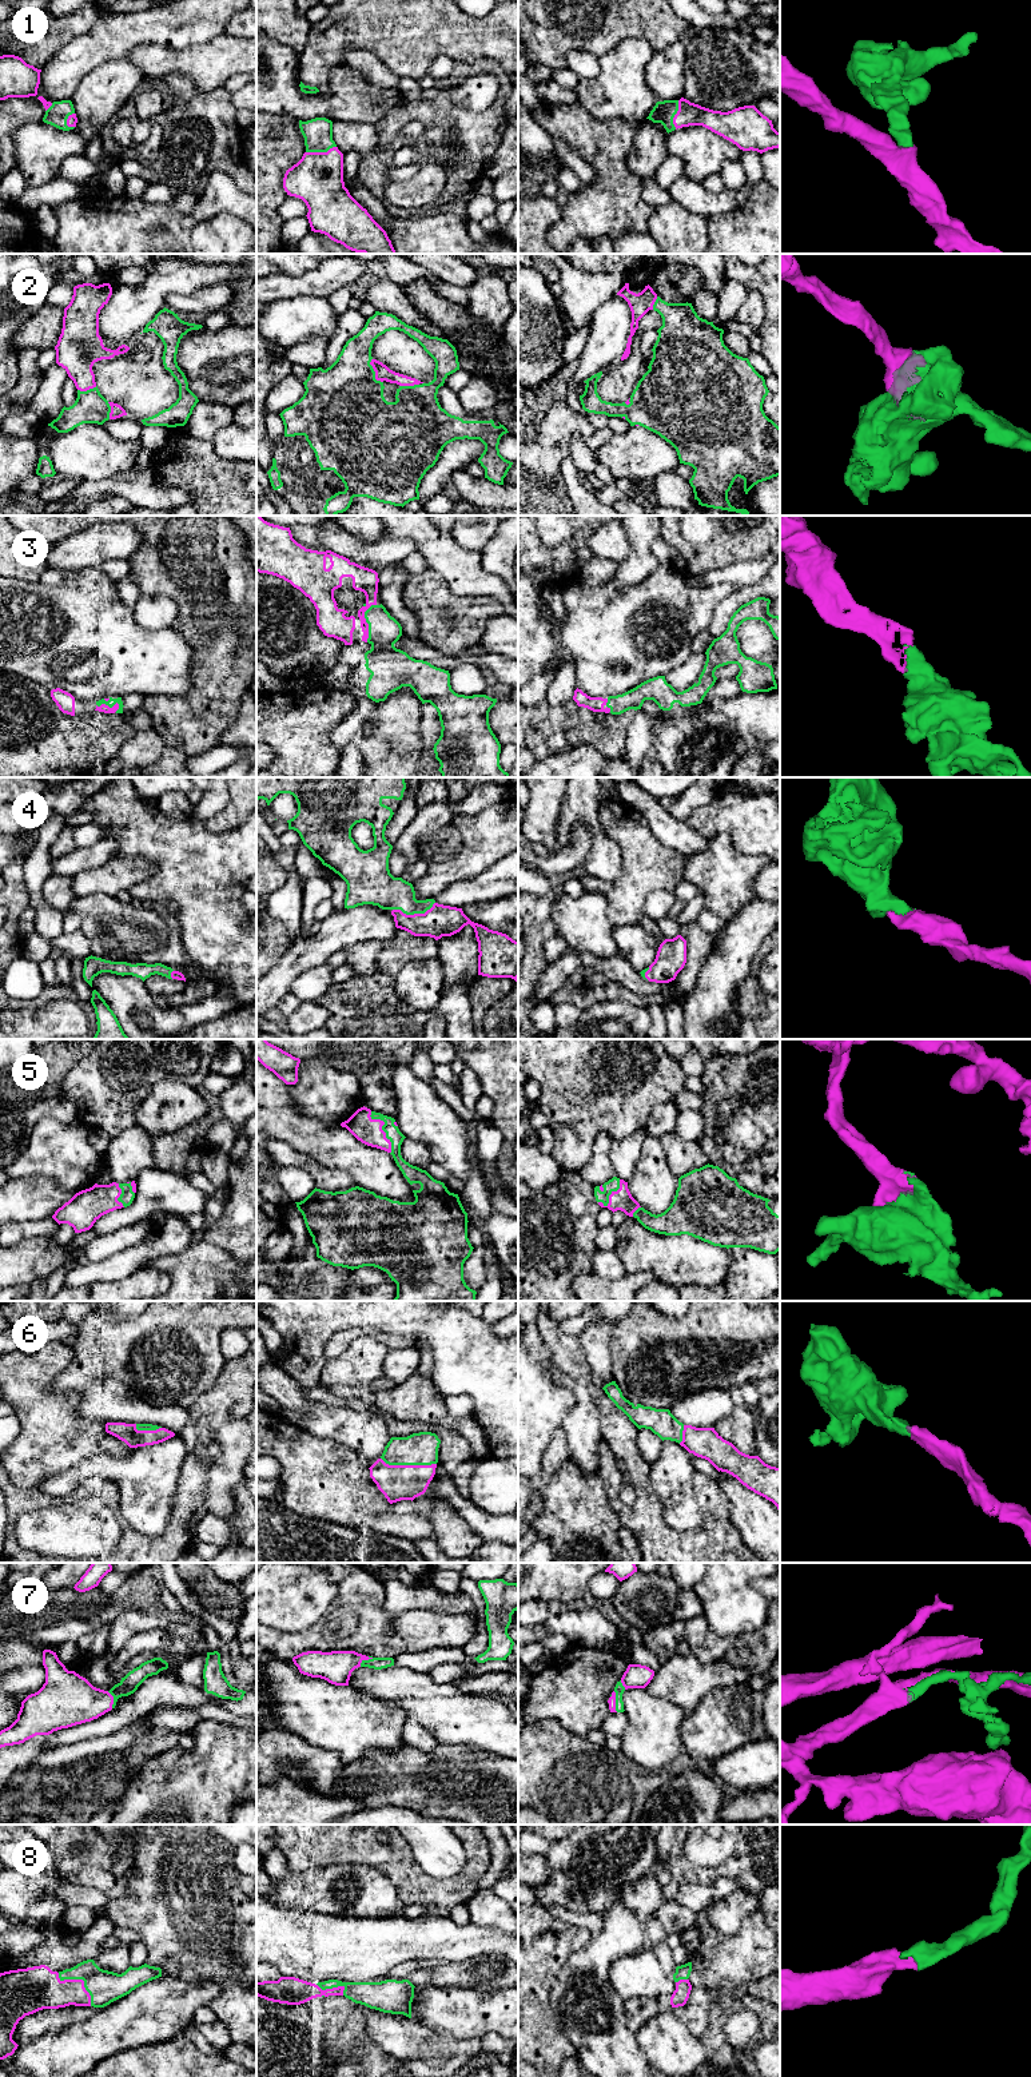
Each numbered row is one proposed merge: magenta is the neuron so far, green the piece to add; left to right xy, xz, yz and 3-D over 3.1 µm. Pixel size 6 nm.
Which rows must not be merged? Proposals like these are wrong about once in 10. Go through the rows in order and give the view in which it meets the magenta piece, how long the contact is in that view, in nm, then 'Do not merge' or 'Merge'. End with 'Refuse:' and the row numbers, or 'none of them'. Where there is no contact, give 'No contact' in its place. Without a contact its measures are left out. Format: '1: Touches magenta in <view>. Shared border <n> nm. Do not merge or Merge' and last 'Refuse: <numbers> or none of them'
1: Touches magenta in xz. Shared border 190 nm. Merge
2: Touches magenta in xz. Shared border 170 nm. Merge
3: Touches magenta in xz. Shared border 240 nm. Merge
4: Touches magenta in xz. Shared border 260 nm. Merge
5: Touches magenta in xz. Shared border 280 nm. Merge
6: Touches magenta in xz. Shared border 340 nm. Merge
7: Touches magenta in yz. Shared border 130 nm. Merge
8: Touches magenta in xy. Shared border 280 nm. Merge
Refuse: none of them

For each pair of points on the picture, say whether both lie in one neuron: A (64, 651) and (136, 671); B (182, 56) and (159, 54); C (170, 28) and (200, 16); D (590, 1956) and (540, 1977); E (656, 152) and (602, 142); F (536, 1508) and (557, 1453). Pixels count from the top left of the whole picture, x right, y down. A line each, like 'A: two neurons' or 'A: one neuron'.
A: one neuron
B: one neuron
C: one neuron
D: two neurons
E: two neurons
F: one neuron

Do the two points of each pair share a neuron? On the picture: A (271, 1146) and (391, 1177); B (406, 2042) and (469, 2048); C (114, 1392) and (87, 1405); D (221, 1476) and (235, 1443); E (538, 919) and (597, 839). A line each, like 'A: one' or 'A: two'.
A: two
B: one
C: one
D: one
E: one

